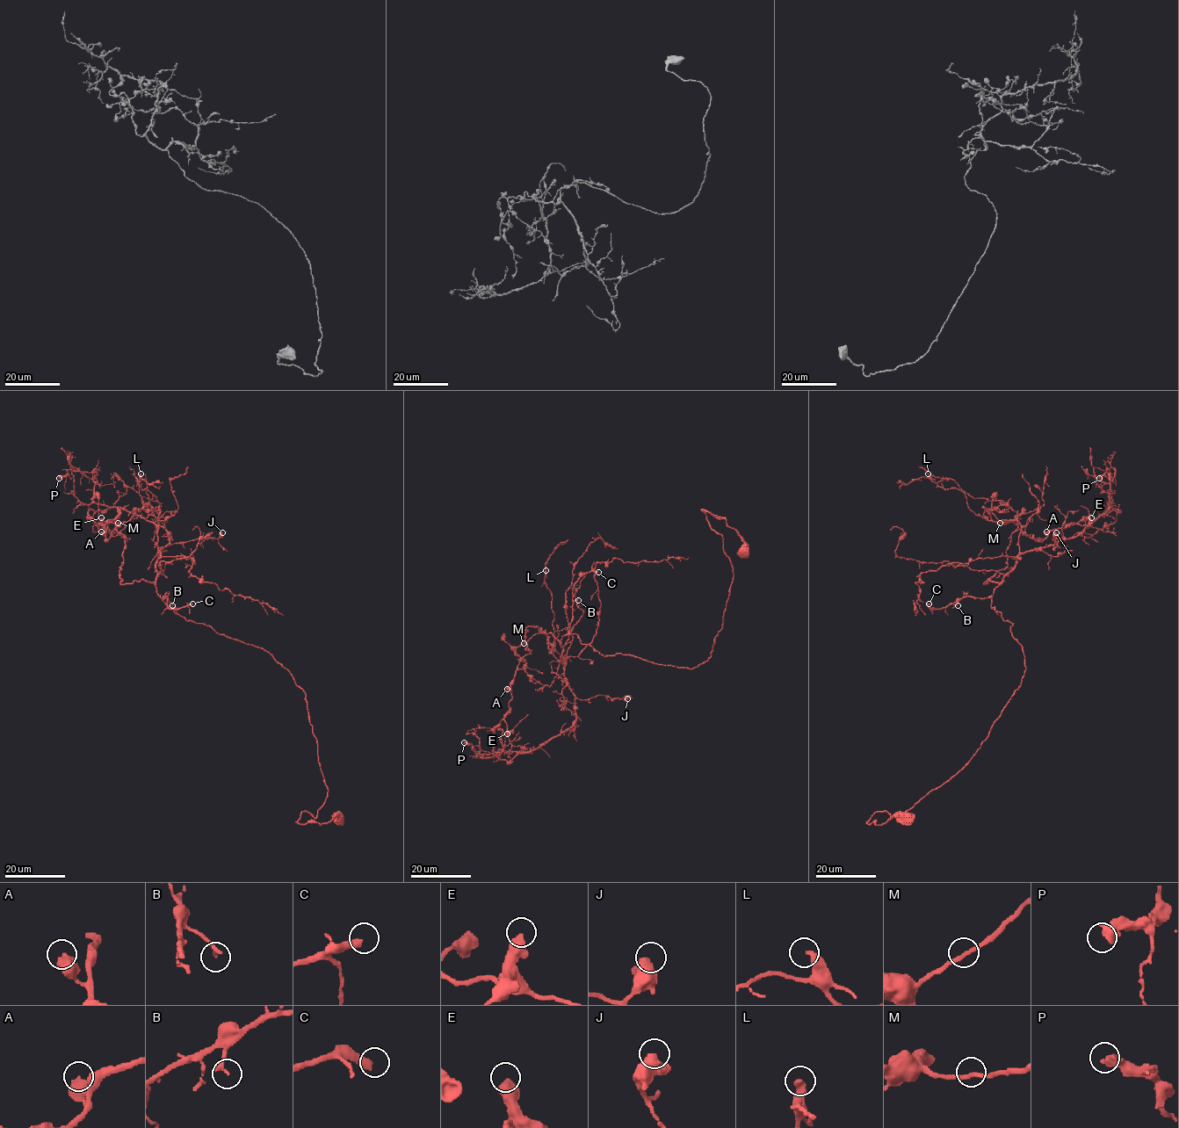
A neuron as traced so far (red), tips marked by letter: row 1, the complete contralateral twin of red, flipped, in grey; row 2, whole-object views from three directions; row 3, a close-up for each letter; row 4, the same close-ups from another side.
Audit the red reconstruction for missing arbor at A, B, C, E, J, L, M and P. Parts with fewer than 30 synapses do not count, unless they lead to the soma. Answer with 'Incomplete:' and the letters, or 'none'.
Incomplete: C

